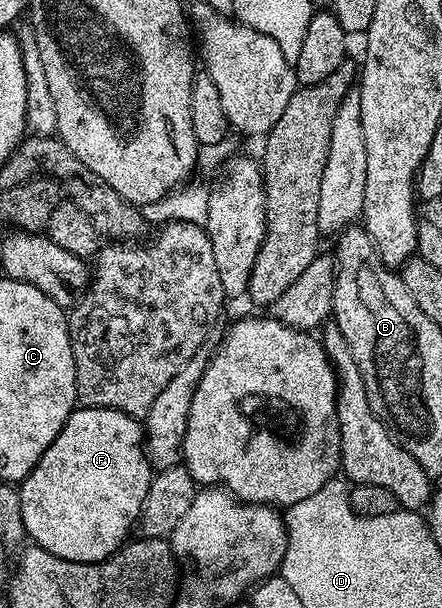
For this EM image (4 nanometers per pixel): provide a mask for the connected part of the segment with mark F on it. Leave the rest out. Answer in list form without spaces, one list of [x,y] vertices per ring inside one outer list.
[[[79,406],[68,417],[68,421],[64,421],[64,429],[60,429],[60,433],[56,433],[56,441],[52,441],[52,445],[48,445],[44,457],[40,457],[40,461],[34,466],[32,473],[28,473],[28,477],[20,484],[20,513],[24,517],[27,536],[37,546],[43,547],[48,553],[61,559],[77,563],[101,563],[102,560],[109,559],[110,556],[116,554],[119,547],[131,538],[130,530],[132,532],[135,530],[138,515],[142,512],[144,505],[144,497],[148,497],[151,478],[152,468],[150,458],[146,455],[146,436],[143,424],[132,418],[131,415],[125,415],[116,409]]]

